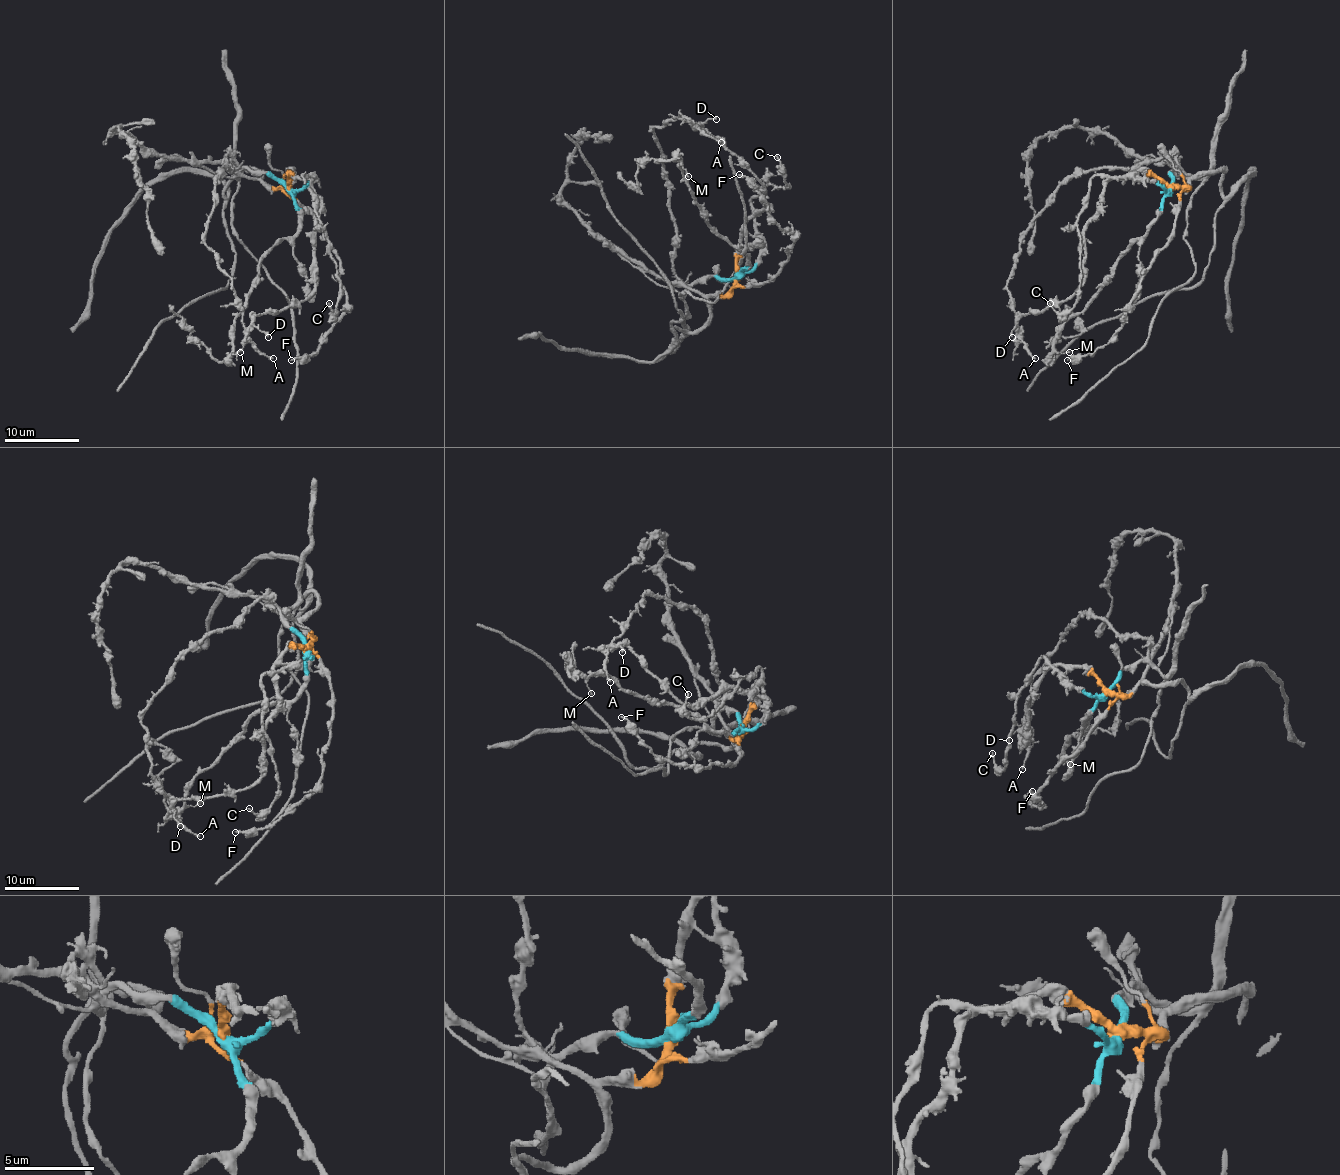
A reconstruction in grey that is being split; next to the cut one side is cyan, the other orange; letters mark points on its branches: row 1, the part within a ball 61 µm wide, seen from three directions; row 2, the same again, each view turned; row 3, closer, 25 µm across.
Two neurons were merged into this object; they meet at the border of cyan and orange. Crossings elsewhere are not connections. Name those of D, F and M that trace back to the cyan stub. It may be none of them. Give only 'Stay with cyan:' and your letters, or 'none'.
Stay with cyan: M

